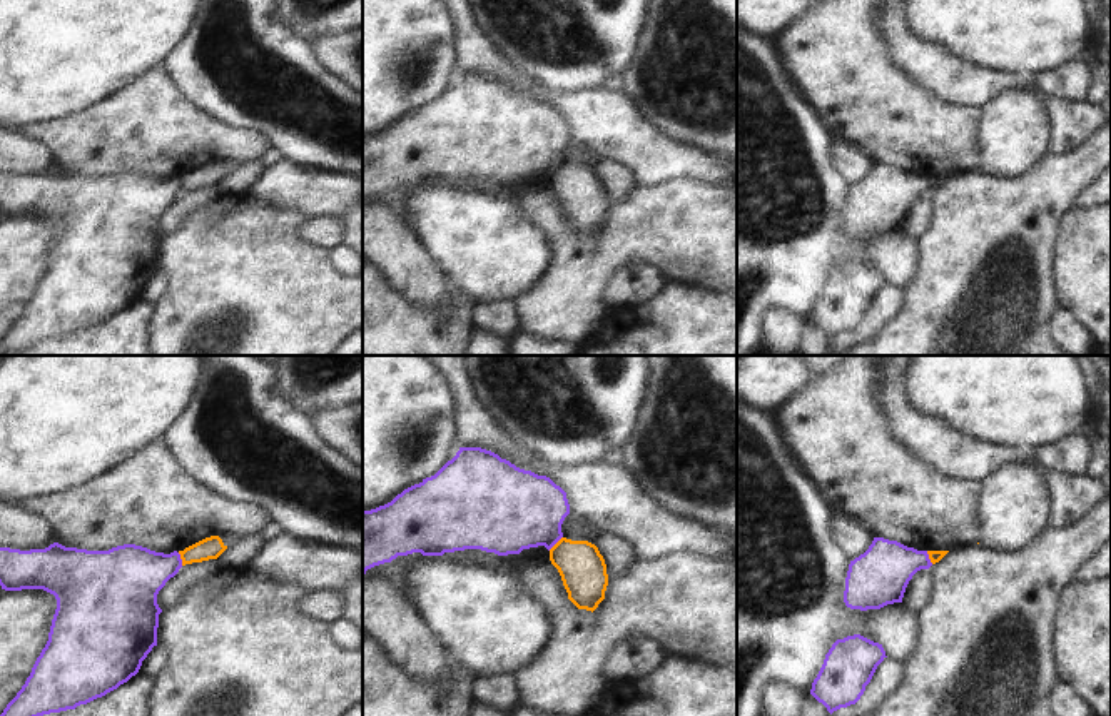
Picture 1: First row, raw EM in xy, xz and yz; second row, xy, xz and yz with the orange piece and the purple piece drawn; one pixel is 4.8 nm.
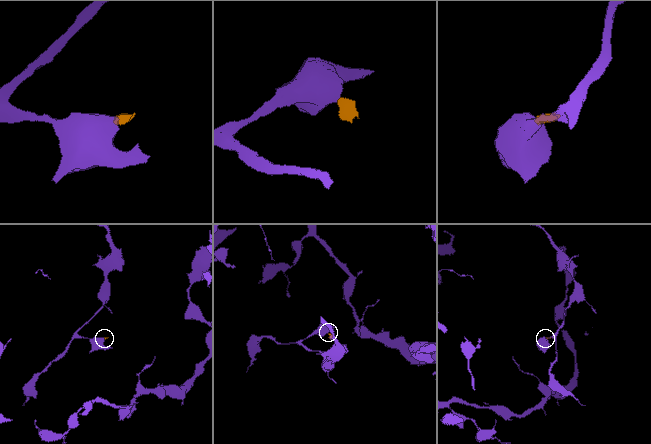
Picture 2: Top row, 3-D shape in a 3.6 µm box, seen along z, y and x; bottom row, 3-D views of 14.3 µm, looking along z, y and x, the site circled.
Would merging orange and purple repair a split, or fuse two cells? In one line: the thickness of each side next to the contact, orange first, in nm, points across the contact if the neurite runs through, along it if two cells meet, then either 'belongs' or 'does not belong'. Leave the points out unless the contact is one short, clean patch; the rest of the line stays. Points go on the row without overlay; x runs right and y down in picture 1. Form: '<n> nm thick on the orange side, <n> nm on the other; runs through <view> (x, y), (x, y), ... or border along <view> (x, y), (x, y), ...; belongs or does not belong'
220 nm thick on the orange side, 380 nm on the other; border along xz (562, 162), (548, 176); does not belong

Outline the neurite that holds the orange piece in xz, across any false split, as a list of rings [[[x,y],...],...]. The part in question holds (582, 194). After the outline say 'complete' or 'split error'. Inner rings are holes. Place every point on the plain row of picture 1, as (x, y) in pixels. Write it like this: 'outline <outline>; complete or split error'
outline [[[561,164],[550,175],[550,187],[561,202],[568,225],[578,235],[593,239],[608,212],[606,190],[598,174],[588,167]]]; complete

